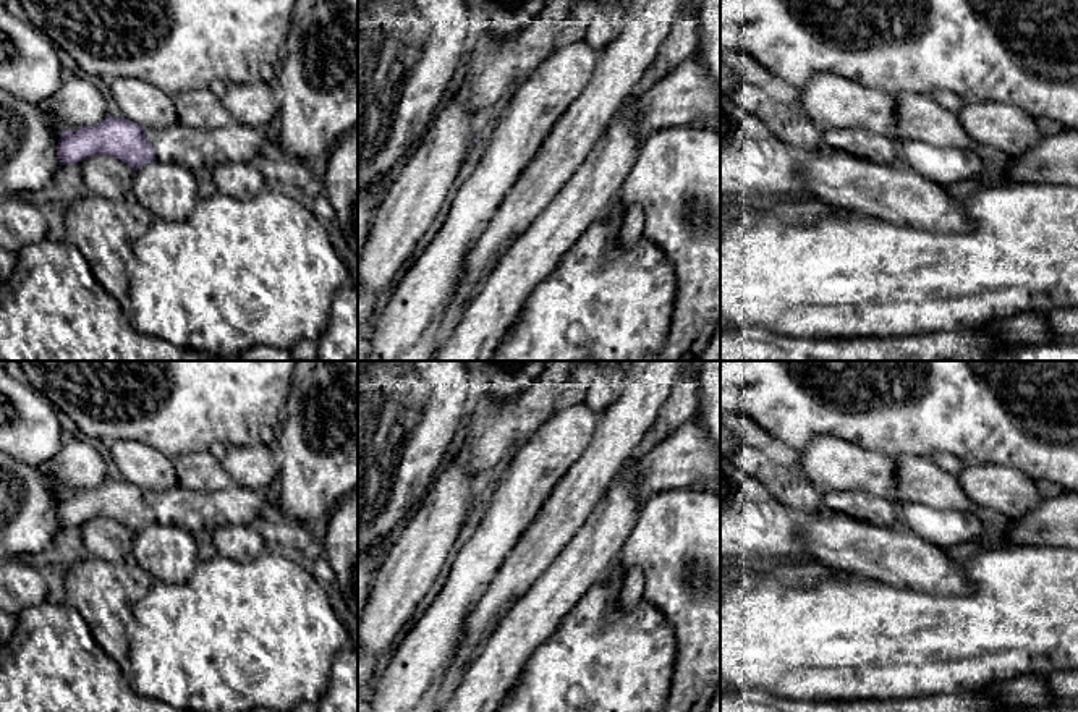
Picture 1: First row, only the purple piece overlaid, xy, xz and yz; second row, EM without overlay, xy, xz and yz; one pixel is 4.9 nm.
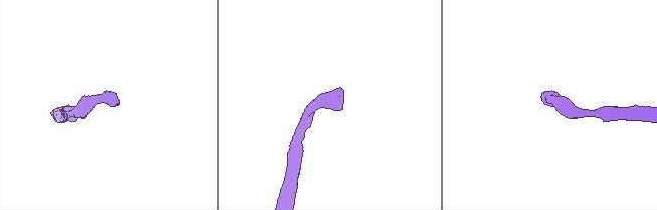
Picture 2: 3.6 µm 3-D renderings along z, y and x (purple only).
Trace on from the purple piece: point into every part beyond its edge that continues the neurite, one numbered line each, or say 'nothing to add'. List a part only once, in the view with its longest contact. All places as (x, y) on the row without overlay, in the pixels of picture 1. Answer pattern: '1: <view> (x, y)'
1: xy (198, 512)

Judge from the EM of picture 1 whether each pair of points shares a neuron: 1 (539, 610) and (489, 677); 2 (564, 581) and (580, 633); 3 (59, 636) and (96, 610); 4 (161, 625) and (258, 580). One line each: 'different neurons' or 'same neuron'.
1: same neuron
2: different neurons
3: different neurons
4: same neuron

